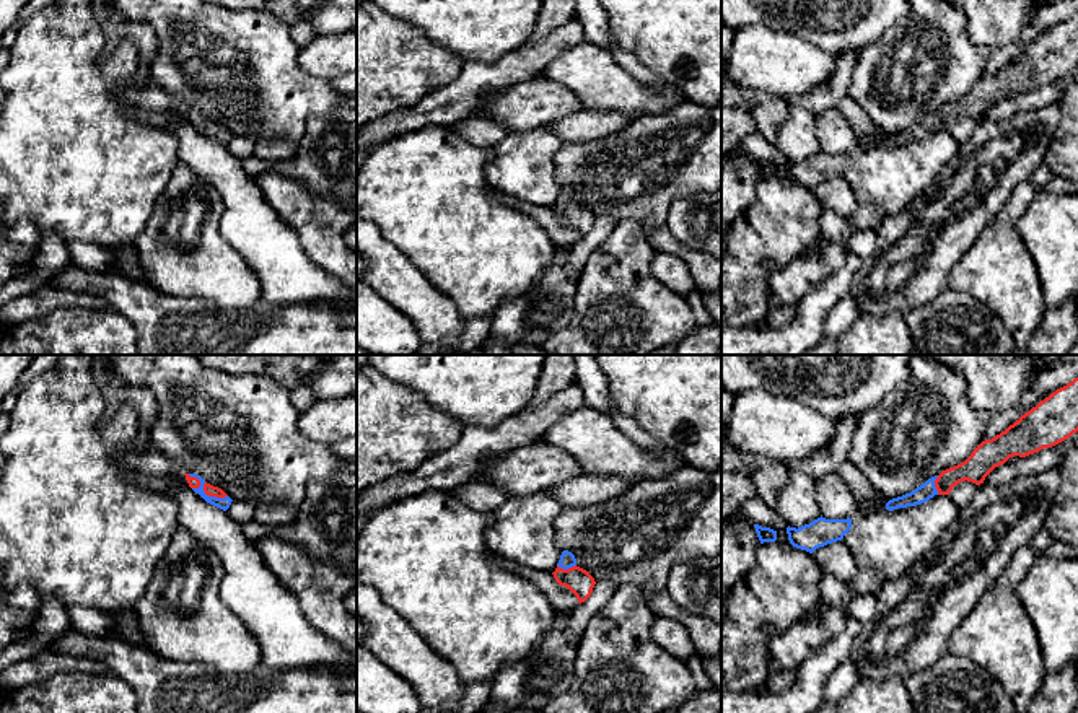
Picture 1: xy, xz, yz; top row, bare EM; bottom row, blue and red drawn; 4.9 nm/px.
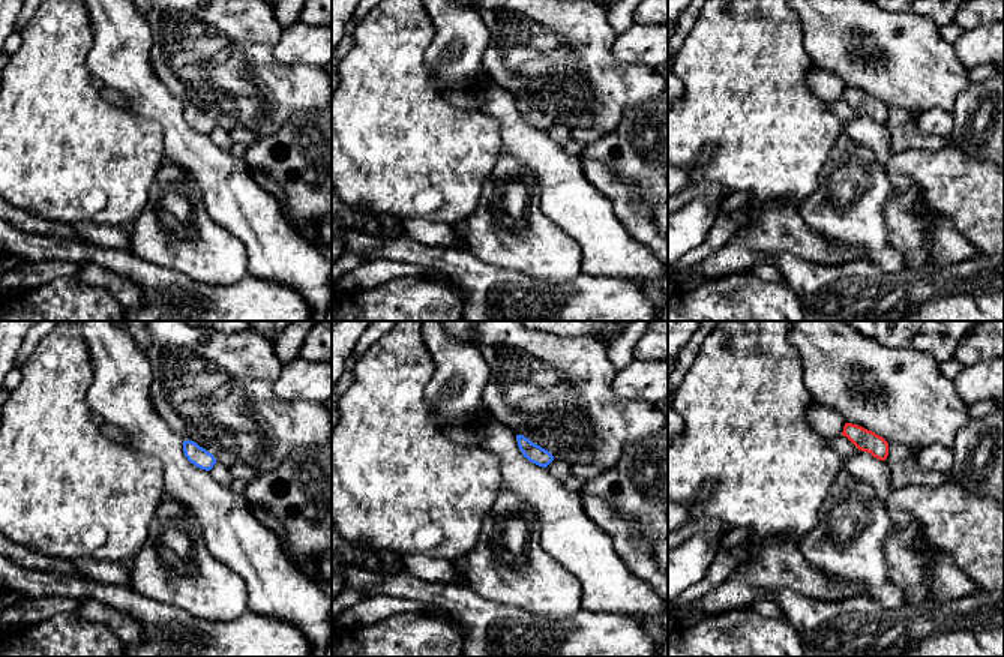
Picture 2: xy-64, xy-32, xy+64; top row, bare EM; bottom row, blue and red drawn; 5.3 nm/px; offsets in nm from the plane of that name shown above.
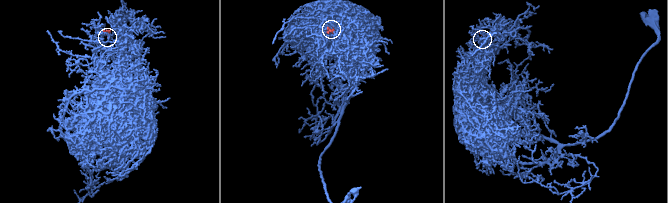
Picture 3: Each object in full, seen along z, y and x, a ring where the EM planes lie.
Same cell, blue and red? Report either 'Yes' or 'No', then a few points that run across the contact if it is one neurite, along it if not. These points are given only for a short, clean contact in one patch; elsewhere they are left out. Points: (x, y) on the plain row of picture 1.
Yes. Line: xy (223, 139), (204, 127), (210, 126)

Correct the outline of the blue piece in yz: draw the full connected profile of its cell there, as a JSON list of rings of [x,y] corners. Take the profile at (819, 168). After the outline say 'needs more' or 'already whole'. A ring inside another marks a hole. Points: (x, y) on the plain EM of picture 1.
[[[817,153],[809,160],[801,163],[787,163],[788,176],[793,182],[813,189],[816,184],[827,179],[842,176],[844,171],[850,166],[852,155],[826,155]]]; already whole

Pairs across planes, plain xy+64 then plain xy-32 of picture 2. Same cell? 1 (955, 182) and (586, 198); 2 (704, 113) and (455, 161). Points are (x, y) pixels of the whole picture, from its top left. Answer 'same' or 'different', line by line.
1: different
2: same

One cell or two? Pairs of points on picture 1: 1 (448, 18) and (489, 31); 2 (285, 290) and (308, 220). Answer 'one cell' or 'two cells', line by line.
1: one cell
2: two cells

